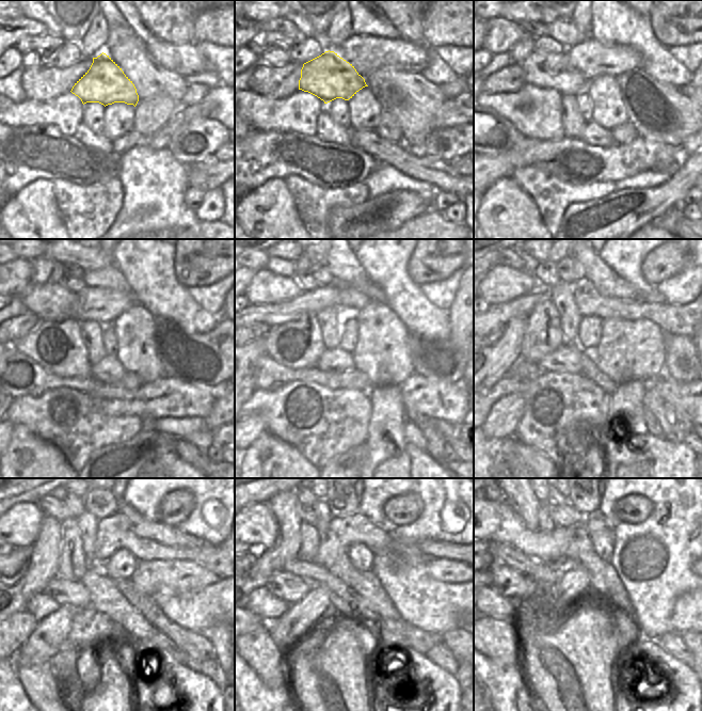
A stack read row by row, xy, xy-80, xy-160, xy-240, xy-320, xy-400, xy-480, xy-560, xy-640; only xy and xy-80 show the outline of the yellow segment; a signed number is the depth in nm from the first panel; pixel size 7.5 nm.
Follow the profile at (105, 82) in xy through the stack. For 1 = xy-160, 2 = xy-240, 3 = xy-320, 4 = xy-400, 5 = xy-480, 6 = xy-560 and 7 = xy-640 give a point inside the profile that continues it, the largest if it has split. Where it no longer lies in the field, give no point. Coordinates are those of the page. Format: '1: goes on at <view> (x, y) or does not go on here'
1: goes on at xy-160 (554, 70)
2: goes on at xy-240 (53, 302)
3: goes on at xy-320 (266, 287)
4: goes on at xy-400 (501, 284)
5: goes on at xy-480 (19, 526)
6: goes on at xy-560 (256, 515)
7: goes on at xy-640 (495, 528)

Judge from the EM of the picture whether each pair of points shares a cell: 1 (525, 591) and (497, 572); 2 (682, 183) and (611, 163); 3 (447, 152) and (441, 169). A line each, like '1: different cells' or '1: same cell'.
1: same cell
2: different cells
3: different cells

